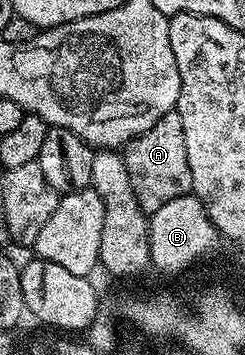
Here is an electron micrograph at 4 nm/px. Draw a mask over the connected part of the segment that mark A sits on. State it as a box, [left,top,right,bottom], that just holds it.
[124,110,194,214]

